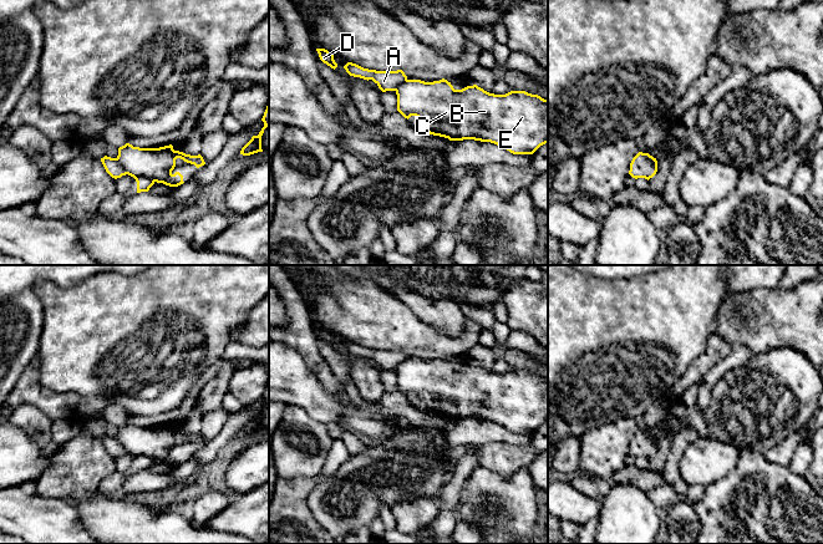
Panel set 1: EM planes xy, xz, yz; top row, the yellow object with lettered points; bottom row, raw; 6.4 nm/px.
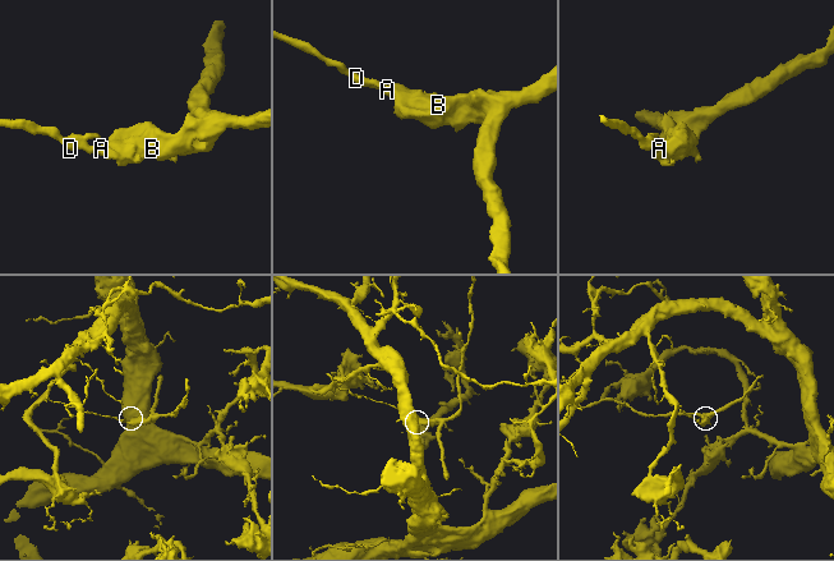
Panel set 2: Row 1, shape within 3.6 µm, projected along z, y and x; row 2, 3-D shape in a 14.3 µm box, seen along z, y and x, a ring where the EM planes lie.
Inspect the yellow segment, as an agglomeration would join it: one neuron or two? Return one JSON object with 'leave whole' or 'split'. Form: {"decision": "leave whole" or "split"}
{"decision": "split"}

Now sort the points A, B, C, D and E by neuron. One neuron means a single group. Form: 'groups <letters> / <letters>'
groups A D / B C E

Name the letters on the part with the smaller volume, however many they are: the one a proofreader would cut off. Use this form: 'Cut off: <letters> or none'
Cut off: B, C, E

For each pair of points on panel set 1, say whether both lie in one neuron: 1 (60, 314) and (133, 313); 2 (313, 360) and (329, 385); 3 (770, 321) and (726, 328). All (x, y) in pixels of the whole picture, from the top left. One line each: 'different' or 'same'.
1: same
2: same
3: same

